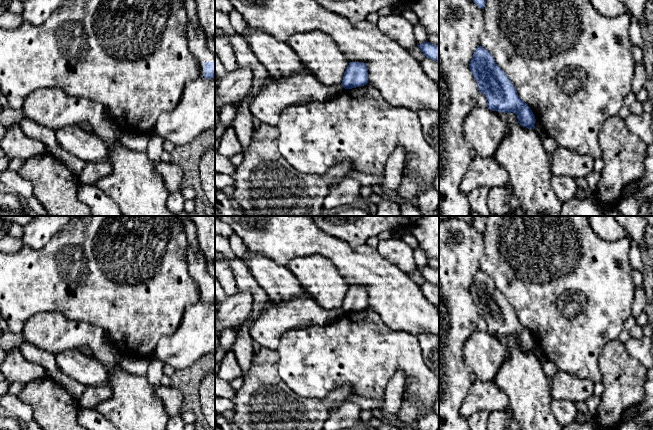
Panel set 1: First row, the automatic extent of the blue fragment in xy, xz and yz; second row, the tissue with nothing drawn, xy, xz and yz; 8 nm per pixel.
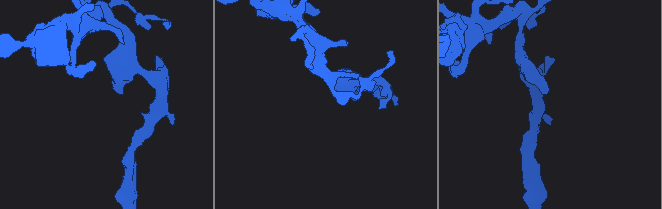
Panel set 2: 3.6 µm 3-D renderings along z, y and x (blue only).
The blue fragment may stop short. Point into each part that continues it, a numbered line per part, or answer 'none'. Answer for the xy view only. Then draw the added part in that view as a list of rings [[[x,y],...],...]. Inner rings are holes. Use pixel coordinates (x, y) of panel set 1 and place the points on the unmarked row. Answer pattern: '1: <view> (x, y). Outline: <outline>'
1: xy (197, 264). Outline: [[[187,218],[183,223],[184,230],[187,236],[188,242],[188,270],[190,276],[196,281],[200,289],[200,301],[204,301],[204,287],[215,286],[215,281],[211,277],[207,267],[207,260],[203,252],[200,250],[197,230],[194,222]]]

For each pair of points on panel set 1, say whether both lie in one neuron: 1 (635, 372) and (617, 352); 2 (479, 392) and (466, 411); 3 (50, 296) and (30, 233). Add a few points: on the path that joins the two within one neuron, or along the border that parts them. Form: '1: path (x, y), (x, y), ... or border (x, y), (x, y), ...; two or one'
1: path (630, 367), (620, 357); one
2: path (478, 397), (469, 406); one
3: border (54, 234), (40, 248), (24, 246); two

